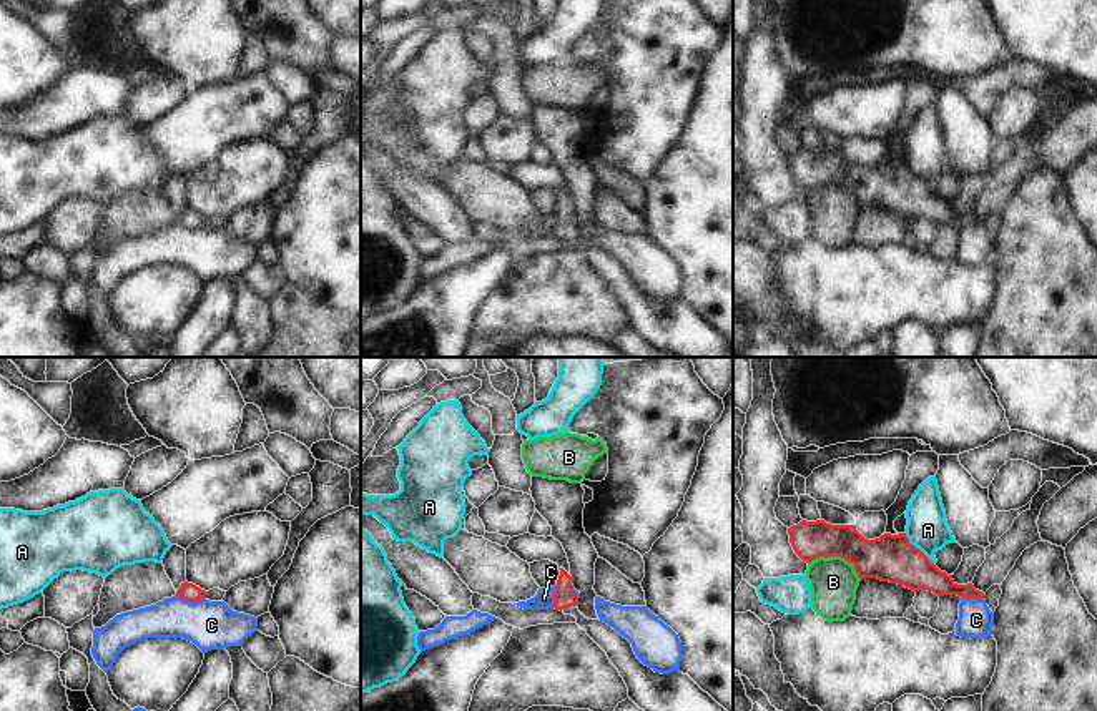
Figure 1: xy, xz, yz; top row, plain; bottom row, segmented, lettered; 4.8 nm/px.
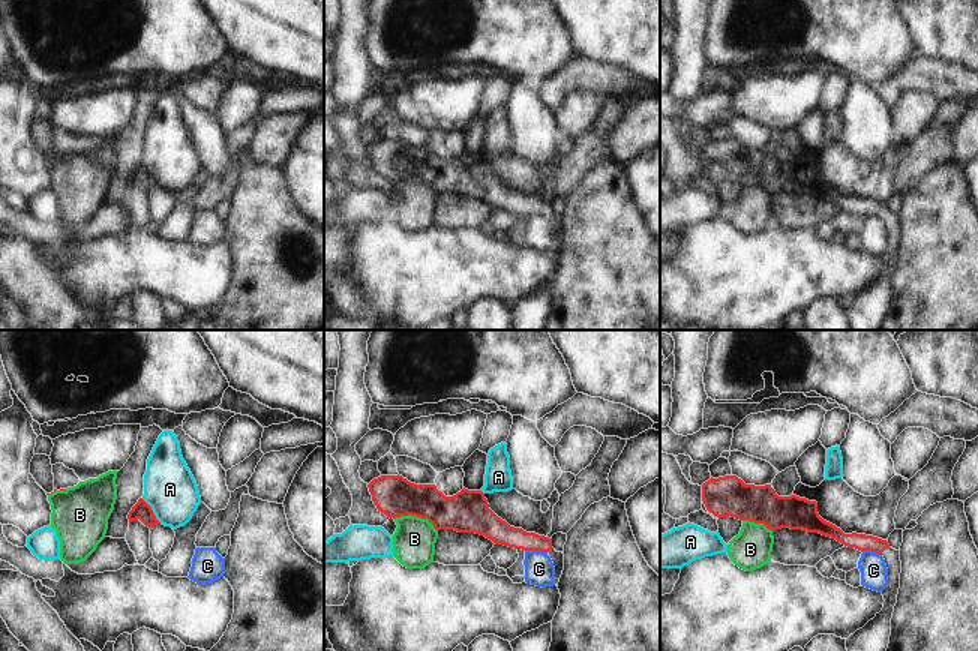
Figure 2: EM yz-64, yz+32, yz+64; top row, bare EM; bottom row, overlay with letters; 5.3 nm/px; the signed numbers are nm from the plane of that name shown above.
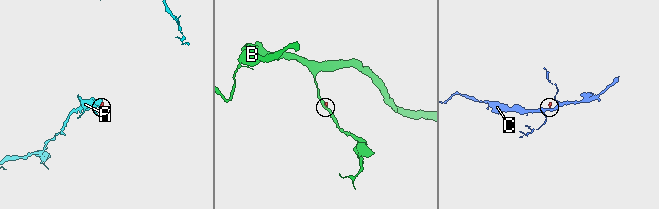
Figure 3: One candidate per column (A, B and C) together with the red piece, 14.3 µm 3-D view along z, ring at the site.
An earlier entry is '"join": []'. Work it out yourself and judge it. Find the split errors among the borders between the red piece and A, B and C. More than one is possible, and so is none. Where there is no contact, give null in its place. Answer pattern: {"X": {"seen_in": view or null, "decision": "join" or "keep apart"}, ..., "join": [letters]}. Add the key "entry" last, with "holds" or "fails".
{"A": {"seen_in": "yz", "decision": "keep apart"}, "B": {"seen_in": "yz", "decision": "keep apart"}, "C": {"seen_in": "xy", "decision": "keep apart"}, "join": [], "entry": "holds"}

